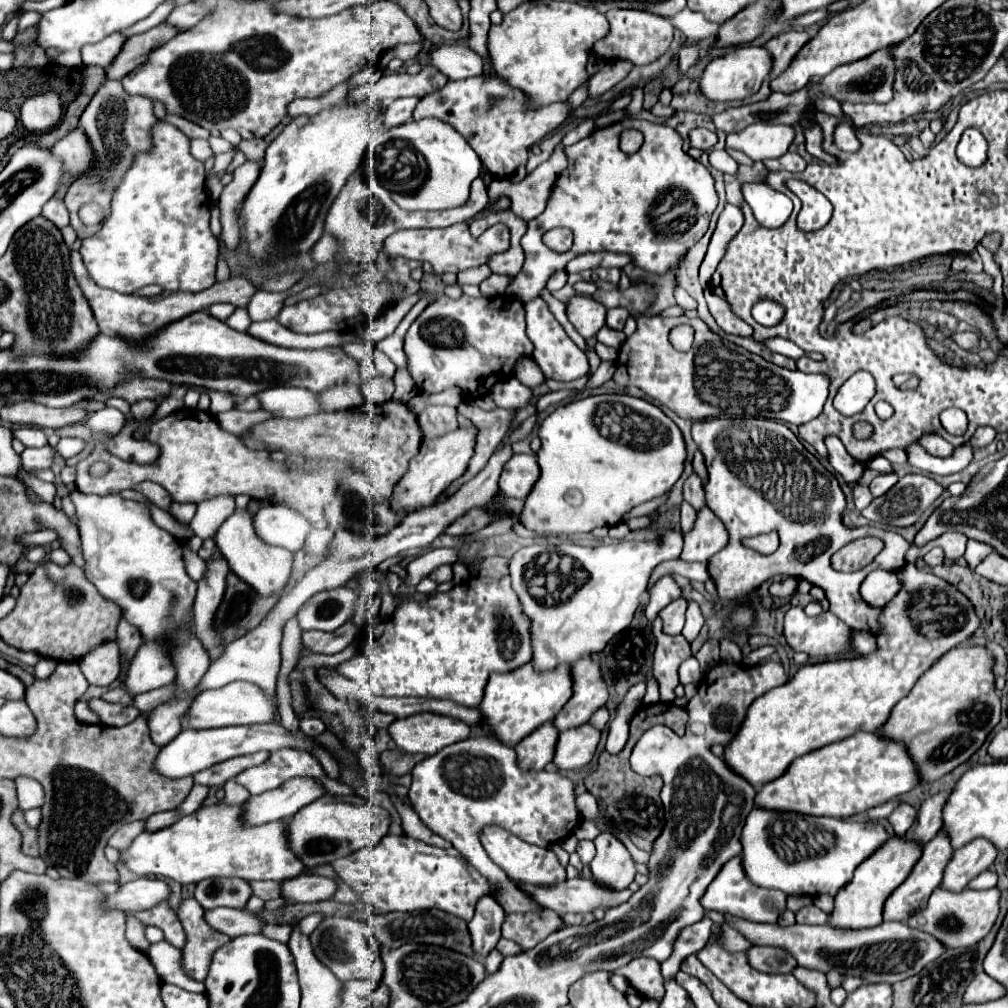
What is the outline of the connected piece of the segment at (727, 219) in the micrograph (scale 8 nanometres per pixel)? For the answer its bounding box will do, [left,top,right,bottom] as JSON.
[700,204,744,286]

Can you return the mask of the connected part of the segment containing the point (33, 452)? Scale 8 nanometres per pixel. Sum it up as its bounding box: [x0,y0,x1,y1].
[22,445,54,472]

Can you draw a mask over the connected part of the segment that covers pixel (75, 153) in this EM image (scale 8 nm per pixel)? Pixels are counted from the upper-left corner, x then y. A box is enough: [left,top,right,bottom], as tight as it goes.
[52,128,92,178]

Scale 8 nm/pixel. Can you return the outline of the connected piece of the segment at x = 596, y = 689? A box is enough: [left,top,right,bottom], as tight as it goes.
[554,658,608,730]

